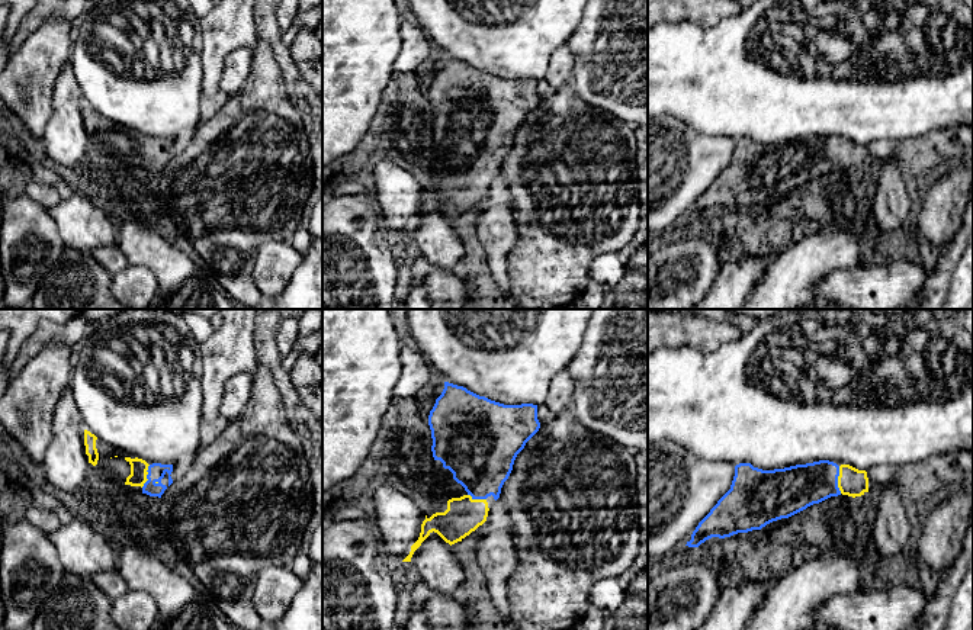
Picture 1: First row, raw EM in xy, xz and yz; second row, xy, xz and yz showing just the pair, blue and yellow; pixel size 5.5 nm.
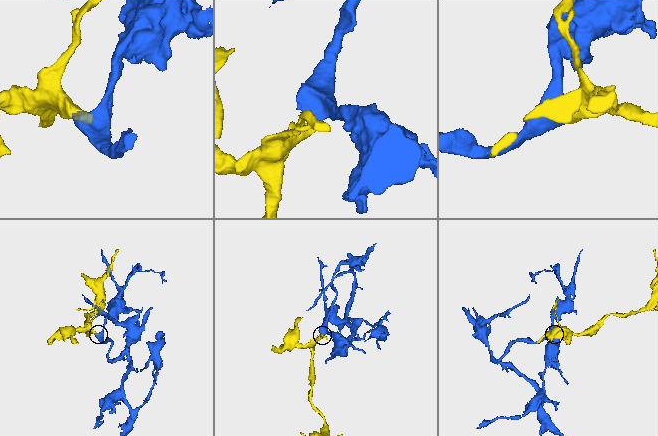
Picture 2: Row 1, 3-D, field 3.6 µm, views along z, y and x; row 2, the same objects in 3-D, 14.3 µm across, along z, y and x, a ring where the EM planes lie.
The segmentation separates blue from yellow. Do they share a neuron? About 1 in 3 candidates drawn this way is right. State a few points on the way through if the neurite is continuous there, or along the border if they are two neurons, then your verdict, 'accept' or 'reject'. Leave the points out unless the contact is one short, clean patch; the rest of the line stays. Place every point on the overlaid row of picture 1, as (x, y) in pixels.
runs through yz (793, 489), (821, 479), (837, 479), (853, 482); accept

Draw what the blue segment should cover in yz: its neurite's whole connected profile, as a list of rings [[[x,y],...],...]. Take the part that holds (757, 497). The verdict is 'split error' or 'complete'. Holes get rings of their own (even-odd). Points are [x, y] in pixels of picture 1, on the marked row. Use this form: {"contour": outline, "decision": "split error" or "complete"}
{"contour": [[[819,460],[762,470],[751,463],[739,463],[730,489],[699,523],[685,546],[699,547],[712,537],[761,530],[831,496],[842,494],[855,498],[866,492],[867,472],[850,465]]], "decision": "split error"}

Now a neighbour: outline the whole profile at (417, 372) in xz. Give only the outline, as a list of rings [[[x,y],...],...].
[[[402,345],[399,350],[402,373],[395,385],[394,398],[404,399],[418,393],[426,385],[436,380],[436,373],[427,356],[418,348]]]

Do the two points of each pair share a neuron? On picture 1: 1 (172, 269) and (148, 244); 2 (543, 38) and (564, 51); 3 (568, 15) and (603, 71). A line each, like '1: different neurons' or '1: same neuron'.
1: same neuron
2: different neurons
3: different neurons

